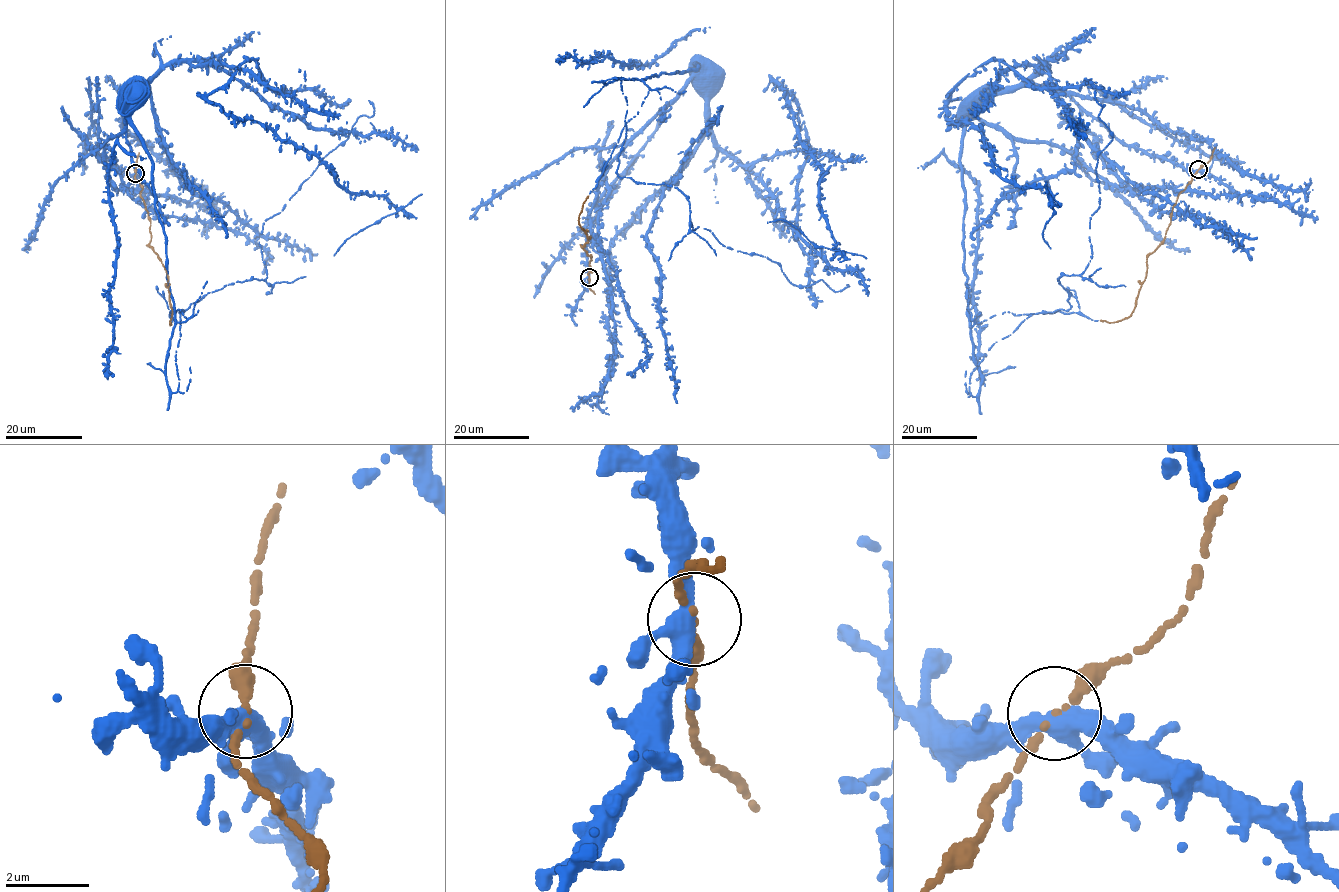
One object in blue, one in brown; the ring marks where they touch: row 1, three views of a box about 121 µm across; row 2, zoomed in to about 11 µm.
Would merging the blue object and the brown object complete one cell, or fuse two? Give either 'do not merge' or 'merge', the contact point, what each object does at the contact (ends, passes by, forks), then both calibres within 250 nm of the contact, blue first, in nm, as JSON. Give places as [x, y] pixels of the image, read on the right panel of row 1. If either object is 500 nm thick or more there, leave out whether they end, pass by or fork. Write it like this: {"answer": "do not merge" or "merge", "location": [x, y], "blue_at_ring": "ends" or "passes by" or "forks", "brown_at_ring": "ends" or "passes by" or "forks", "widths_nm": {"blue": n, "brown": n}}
{"answer": "merge", "location": [1198, 169], "blue_at_ring": "forks", "brown_at_ring": "passes by", "widths_nm": {"blue": 320, "brown": 160}}

